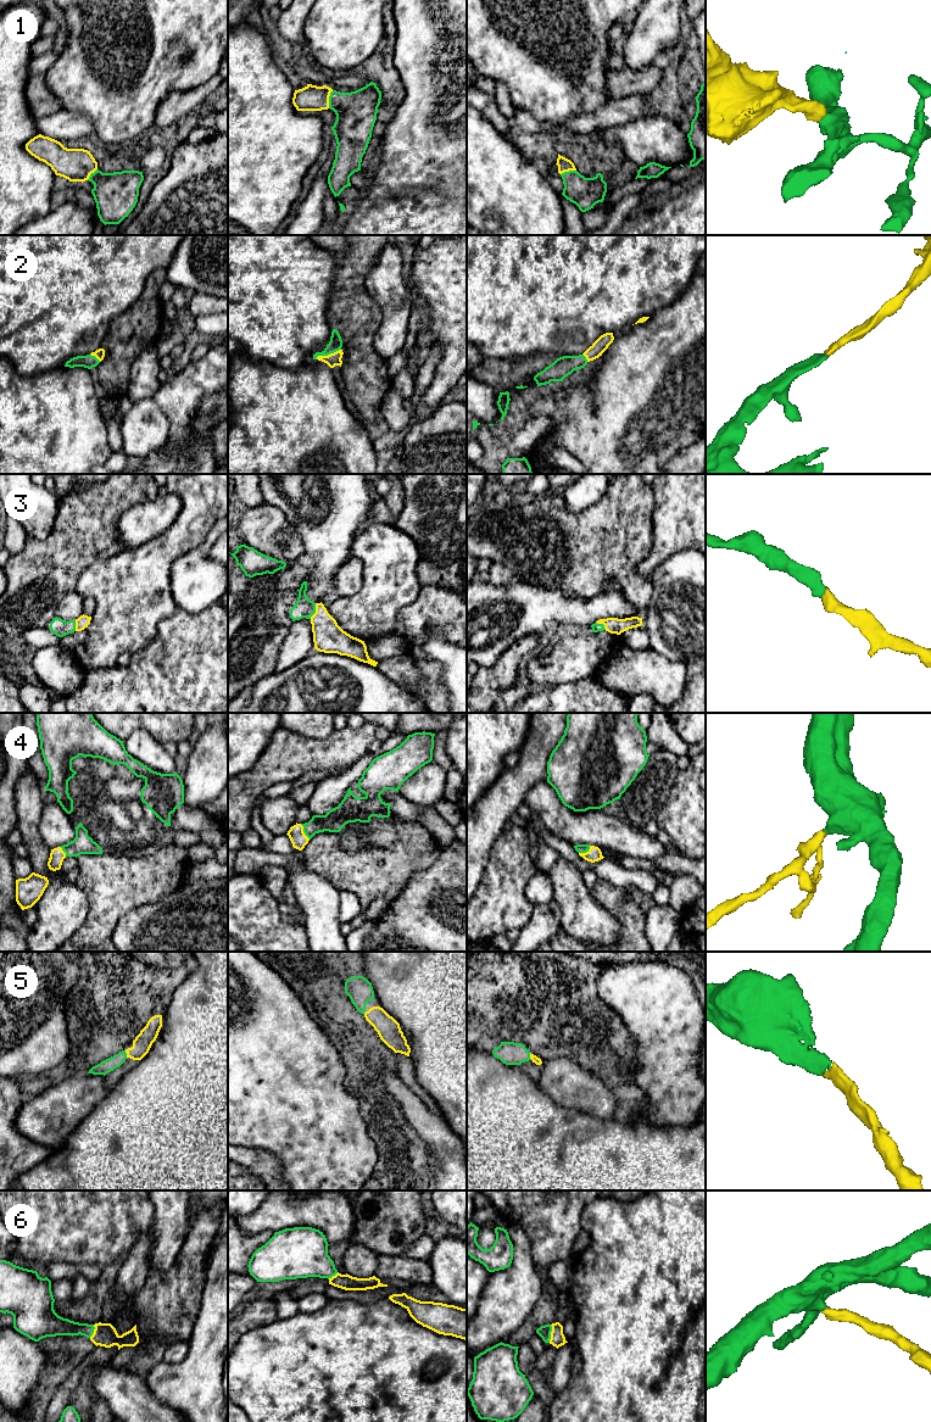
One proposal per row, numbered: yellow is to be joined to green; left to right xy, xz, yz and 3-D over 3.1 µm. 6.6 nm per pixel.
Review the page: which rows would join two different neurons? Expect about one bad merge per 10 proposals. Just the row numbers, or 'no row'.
no row

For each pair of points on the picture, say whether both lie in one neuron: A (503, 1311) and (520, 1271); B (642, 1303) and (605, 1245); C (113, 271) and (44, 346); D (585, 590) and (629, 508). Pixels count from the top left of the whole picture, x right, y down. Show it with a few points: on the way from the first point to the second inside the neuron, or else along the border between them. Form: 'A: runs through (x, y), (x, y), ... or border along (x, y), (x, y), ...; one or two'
A: runs through (506, 1301), (520, 1284), (520, 1281); one
B: runs through (642, 1288), (642, 1283), (619, 1260); one
C: runs through (95, 289), (60, 324), (60, 328); one
D: runs through (585, 569), (585, 559), (614, 529); one

